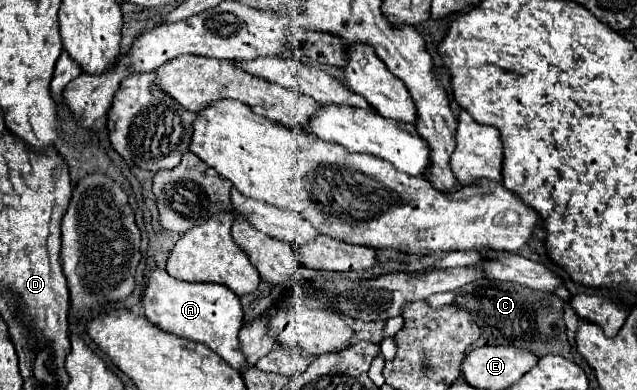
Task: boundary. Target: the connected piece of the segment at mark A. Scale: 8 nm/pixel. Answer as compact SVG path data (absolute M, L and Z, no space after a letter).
M155 268L151 270L143 298L141 298L143 314L149 322L159 326L161 330L167 330L171 334L177 334L187 340L203 342L213 352L217 352L231 368L243 370L247 368L245 358L239 350L237 332L243 324L243 310L239 304L239 296L231 292L225 286L219 284L205 284L205 282L183 282L169 276L165 270Z

